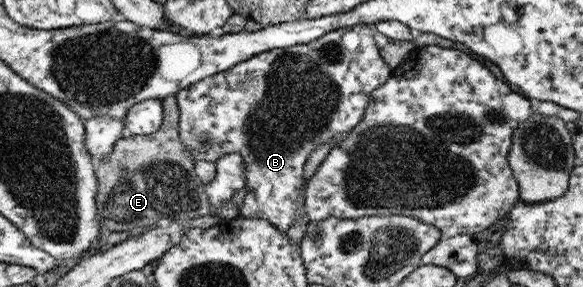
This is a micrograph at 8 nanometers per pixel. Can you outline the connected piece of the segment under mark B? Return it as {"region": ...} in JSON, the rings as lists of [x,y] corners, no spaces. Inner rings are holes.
{"region":[[[365,23],[352,26],[351,28],[340,28],[337,31],[331,31],[329,34],[323,35],[321,38],[307,44],[298,44],[295,47],[287,48],[274,48],[273,50],[263,52],[261,55],[251,57],[249,60],[244,60],[242,63],[234,64],[233,67],[226,71],[208,76],[175,94],[181,112],[181,122],[179,123],[181,140],[186,146],[186,149],[191,152],[191,156],[194,157],[194,160],[215,163],[217,160],[221,160],[231,154],[239,154],[243,158],[246,167],[247,194],[245,201],[241,203],[239,208],[239,216],[243,218],[269,220],[271,224],[282,229],[283,232],[287,232],[289,228],[293,226],[293,222],[297,220],[298,216],[303,218],[304,214],[300,213],[298,210],[305,208],[305,202],[301,201],[299,197],[302,196],[303,173],[306,164],[310,160],[310,156],[315,151],[318,151],[323,143],[333,142],[335,136],[345,135],[362,123],[373,92],[383,86],[383,84],[389,80],[393,72],[393,69],[389,68],[389,65],[382,59],[380,48],[377,47],[375,38],[373,37],[374,34],[374,26]]]}

